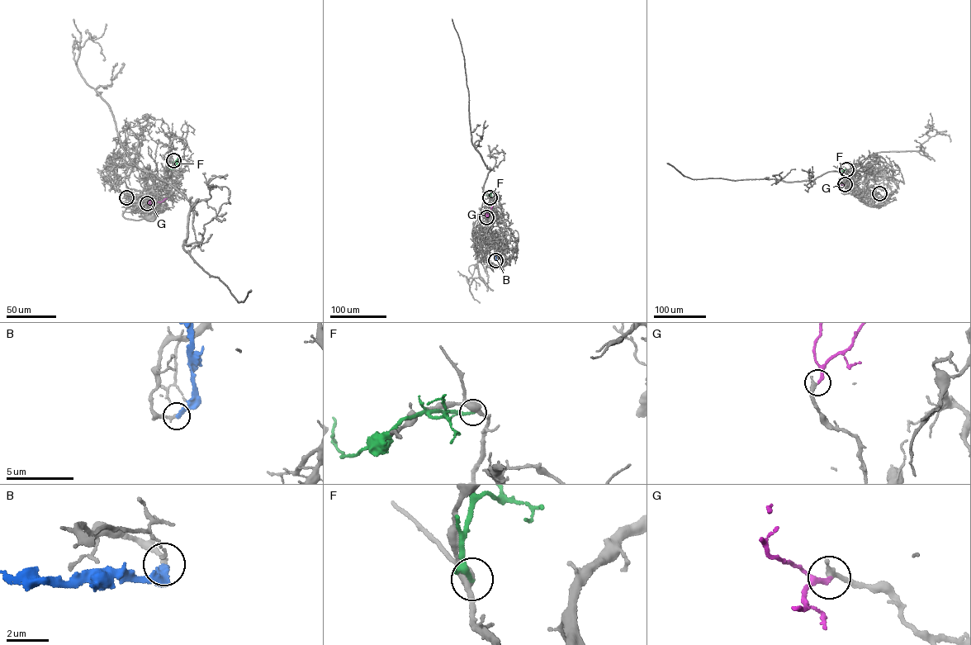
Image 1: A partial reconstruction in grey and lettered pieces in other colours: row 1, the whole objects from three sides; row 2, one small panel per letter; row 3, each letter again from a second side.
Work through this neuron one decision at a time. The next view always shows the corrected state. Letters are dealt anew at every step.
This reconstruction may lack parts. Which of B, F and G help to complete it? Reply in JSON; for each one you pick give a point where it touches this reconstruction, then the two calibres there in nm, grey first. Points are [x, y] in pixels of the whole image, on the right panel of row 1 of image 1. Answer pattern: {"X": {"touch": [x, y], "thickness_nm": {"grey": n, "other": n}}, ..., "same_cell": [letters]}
{"same_cell": []}

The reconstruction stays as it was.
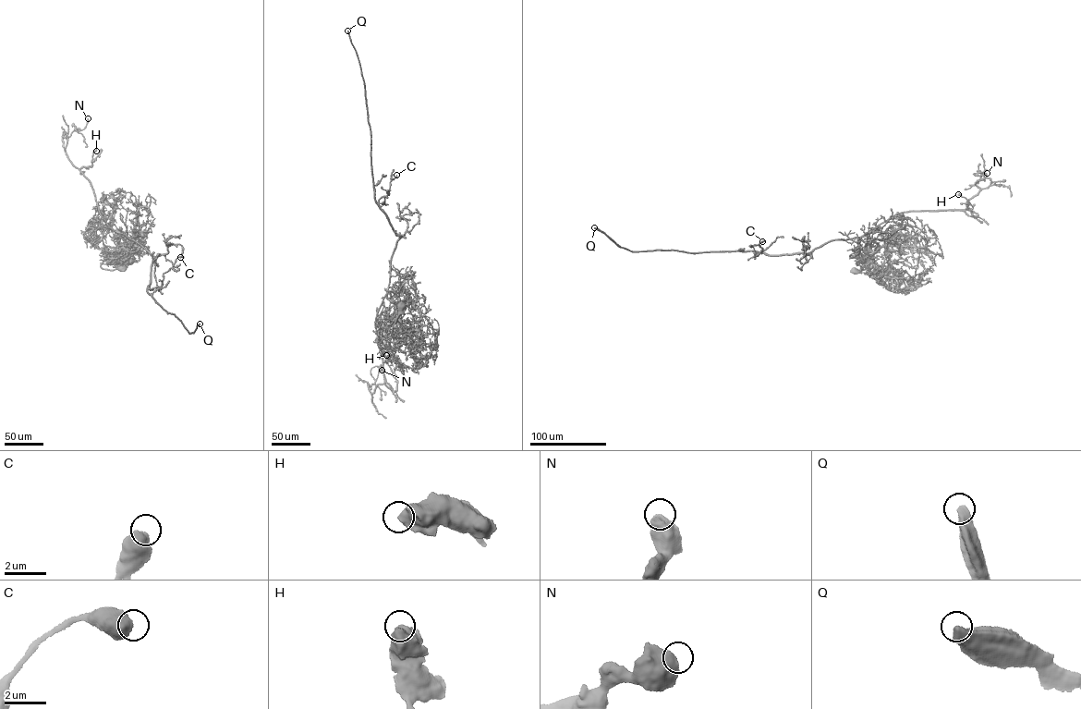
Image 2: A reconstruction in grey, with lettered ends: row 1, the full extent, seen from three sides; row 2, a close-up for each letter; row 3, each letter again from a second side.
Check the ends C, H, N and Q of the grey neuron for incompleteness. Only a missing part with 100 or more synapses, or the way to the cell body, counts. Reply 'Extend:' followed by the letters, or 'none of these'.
Extend: Q

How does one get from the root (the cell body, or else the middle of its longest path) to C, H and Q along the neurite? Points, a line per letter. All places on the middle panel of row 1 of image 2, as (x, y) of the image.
C: (401, 305), (394, 336), (388, 328), (397, 311), (386, 296), (399, 235), (379, 202), (396, 175)
H: (401, 305), (394, 336), (388, 328), (397, 311), (387, 292), (375, 323), (393, 391), (386, 355)
Q: (401, 305), (394, 336), (388, 328), (397, 311), (386, 296), (399, 235), (375, 199), (364, 82), (347, 30)

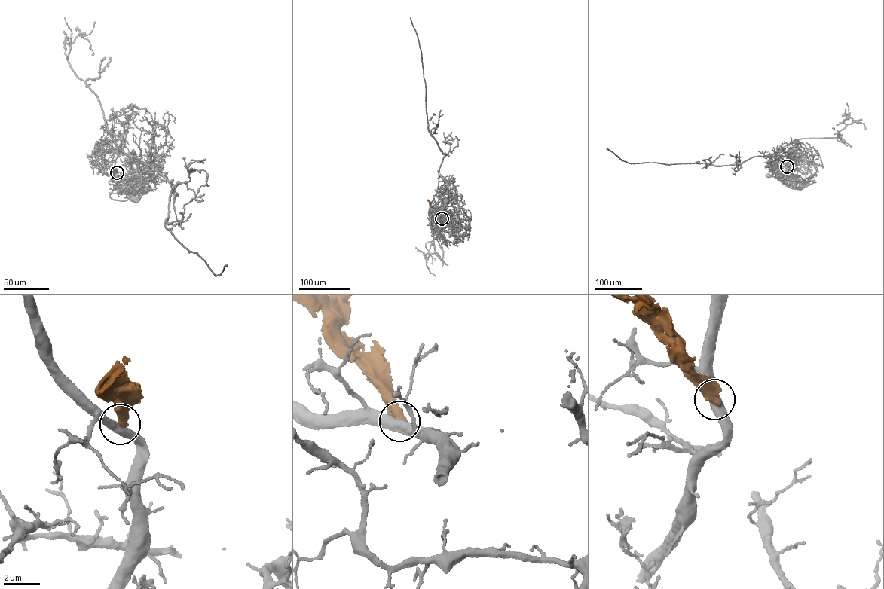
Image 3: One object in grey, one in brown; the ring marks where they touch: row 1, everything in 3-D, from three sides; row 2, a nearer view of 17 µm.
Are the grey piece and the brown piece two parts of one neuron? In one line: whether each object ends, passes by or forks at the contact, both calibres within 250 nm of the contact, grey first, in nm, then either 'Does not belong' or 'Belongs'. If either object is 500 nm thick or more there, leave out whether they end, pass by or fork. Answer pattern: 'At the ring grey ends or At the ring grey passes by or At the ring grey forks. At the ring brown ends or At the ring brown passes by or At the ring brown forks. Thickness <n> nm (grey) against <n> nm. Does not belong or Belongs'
Thickness 480 nm (grey) against 550 nm. Does not belong

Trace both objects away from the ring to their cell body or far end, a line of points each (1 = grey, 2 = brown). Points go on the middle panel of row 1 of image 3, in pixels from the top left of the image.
1: (442, 218), (441, 221), (439, 217), (446, 200)
2: (442, 218), (426, 199)

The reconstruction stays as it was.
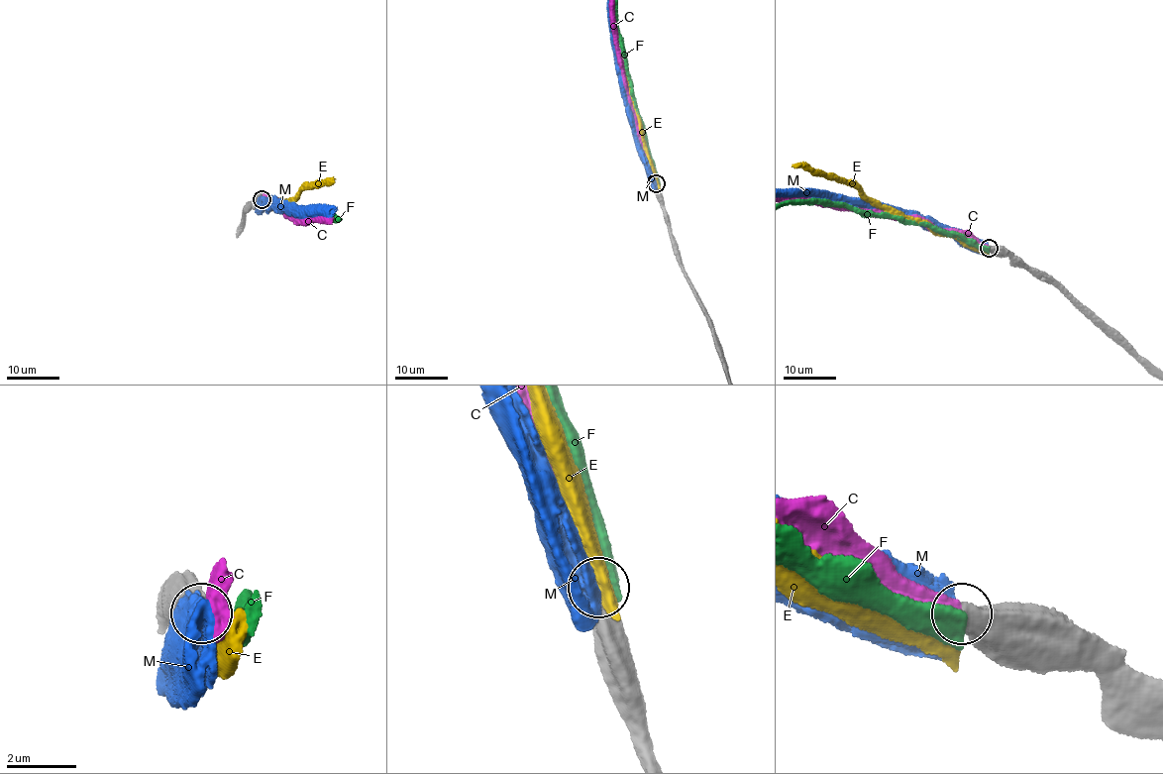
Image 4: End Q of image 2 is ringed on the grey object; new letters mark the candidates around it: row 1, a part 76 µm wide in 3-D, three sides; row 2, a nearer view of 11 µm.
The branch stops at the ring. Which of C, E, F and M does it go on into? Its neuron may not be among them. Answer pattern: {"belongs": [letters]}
{"belongs": ["C"]}

